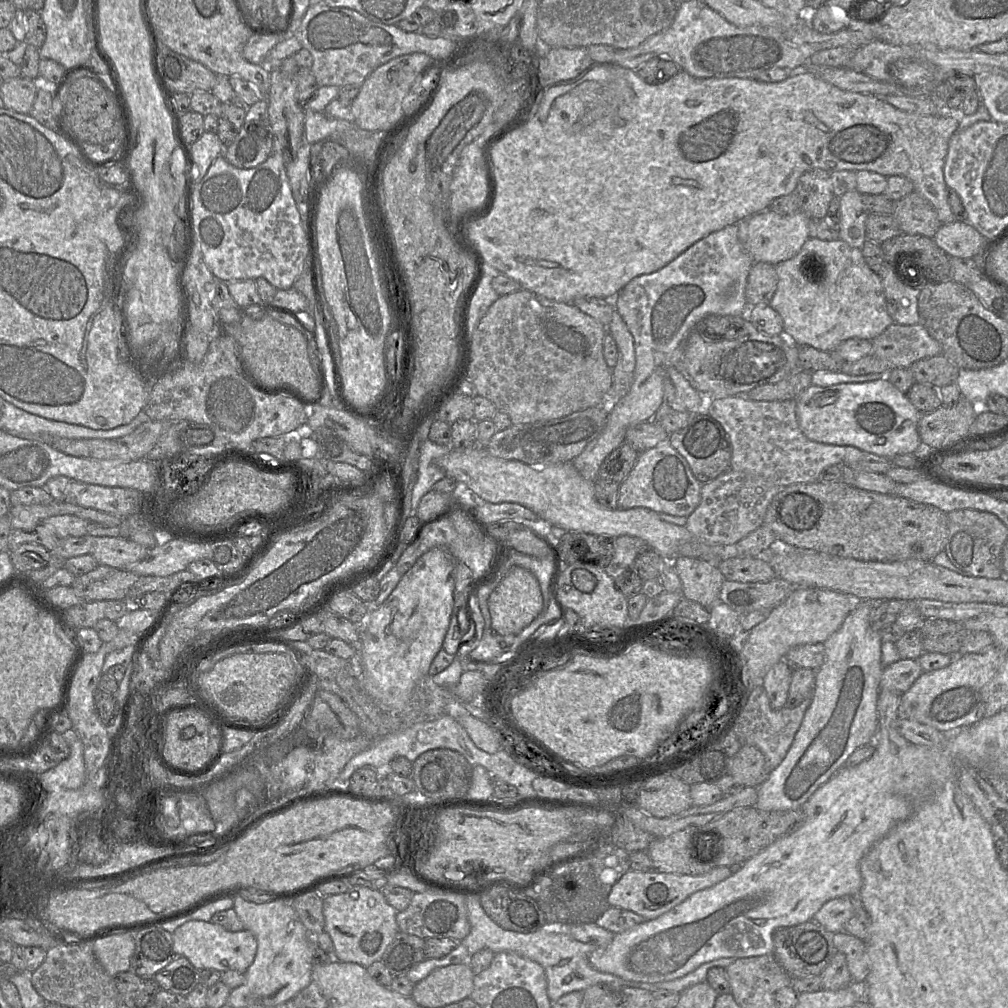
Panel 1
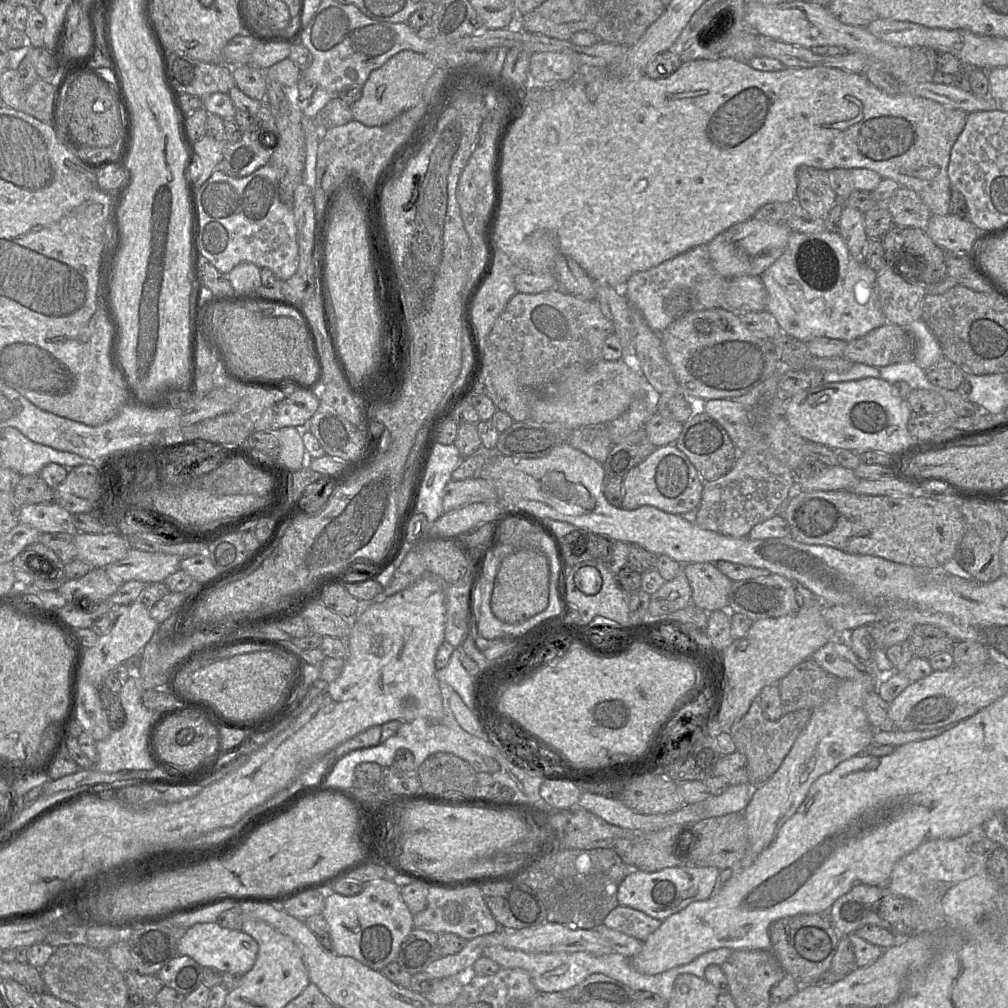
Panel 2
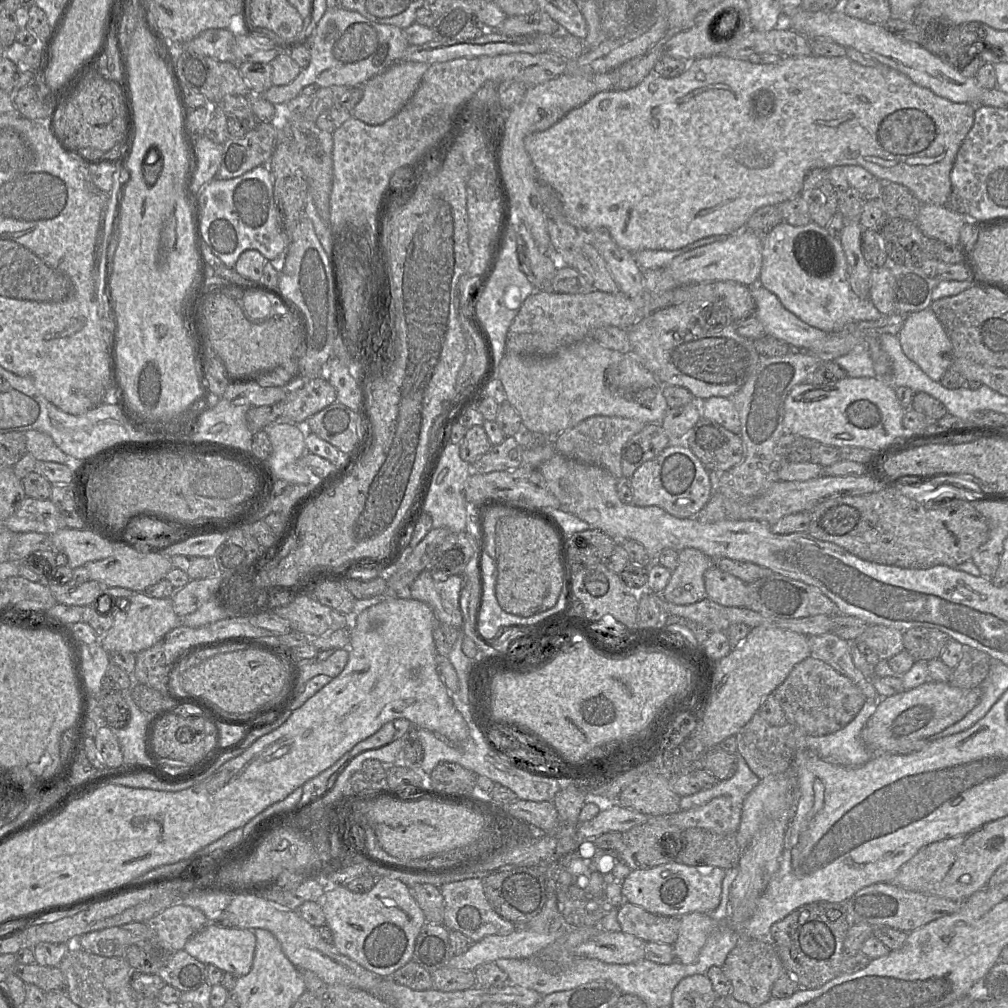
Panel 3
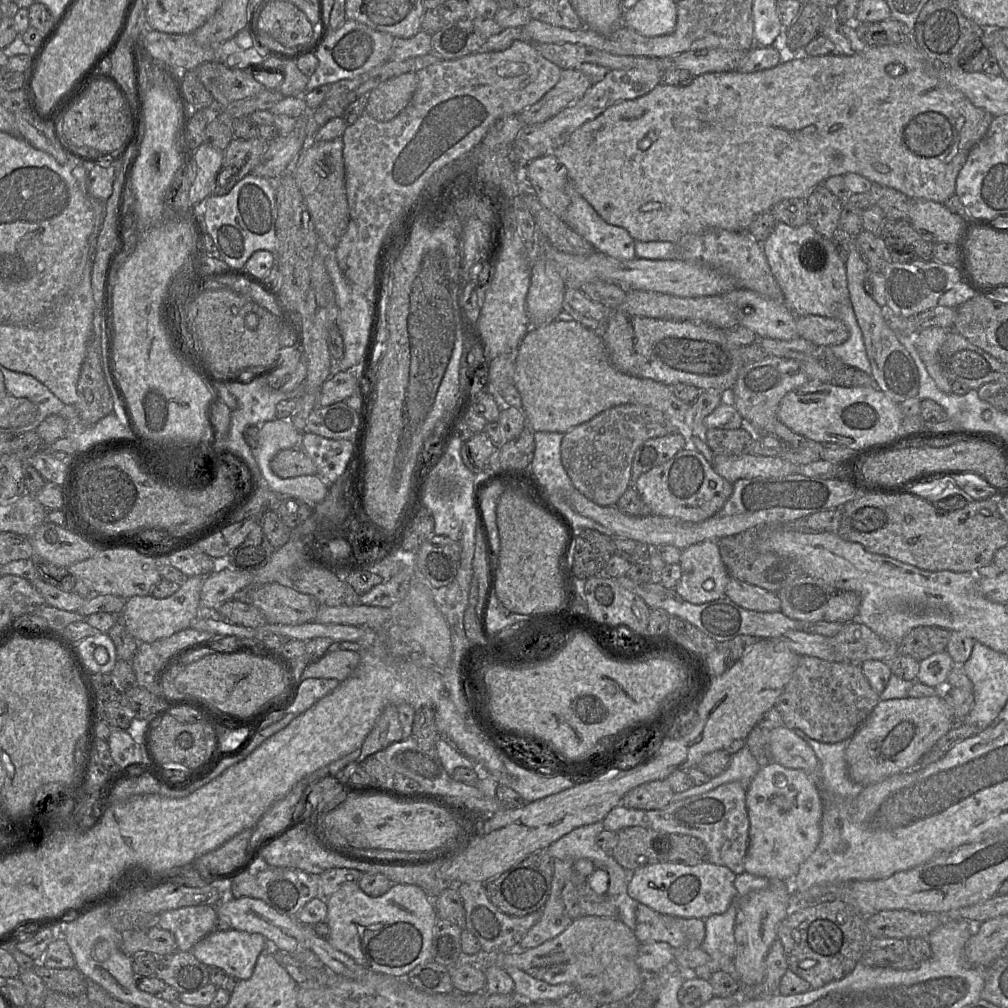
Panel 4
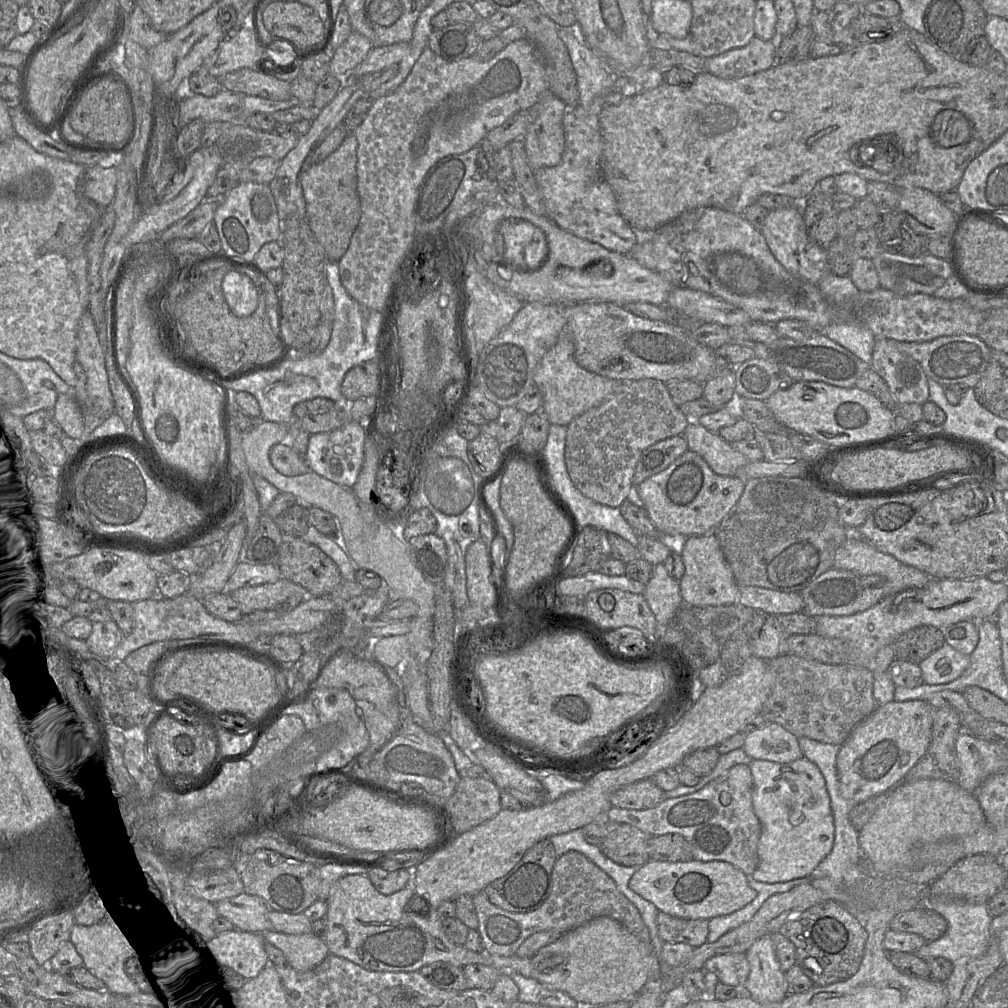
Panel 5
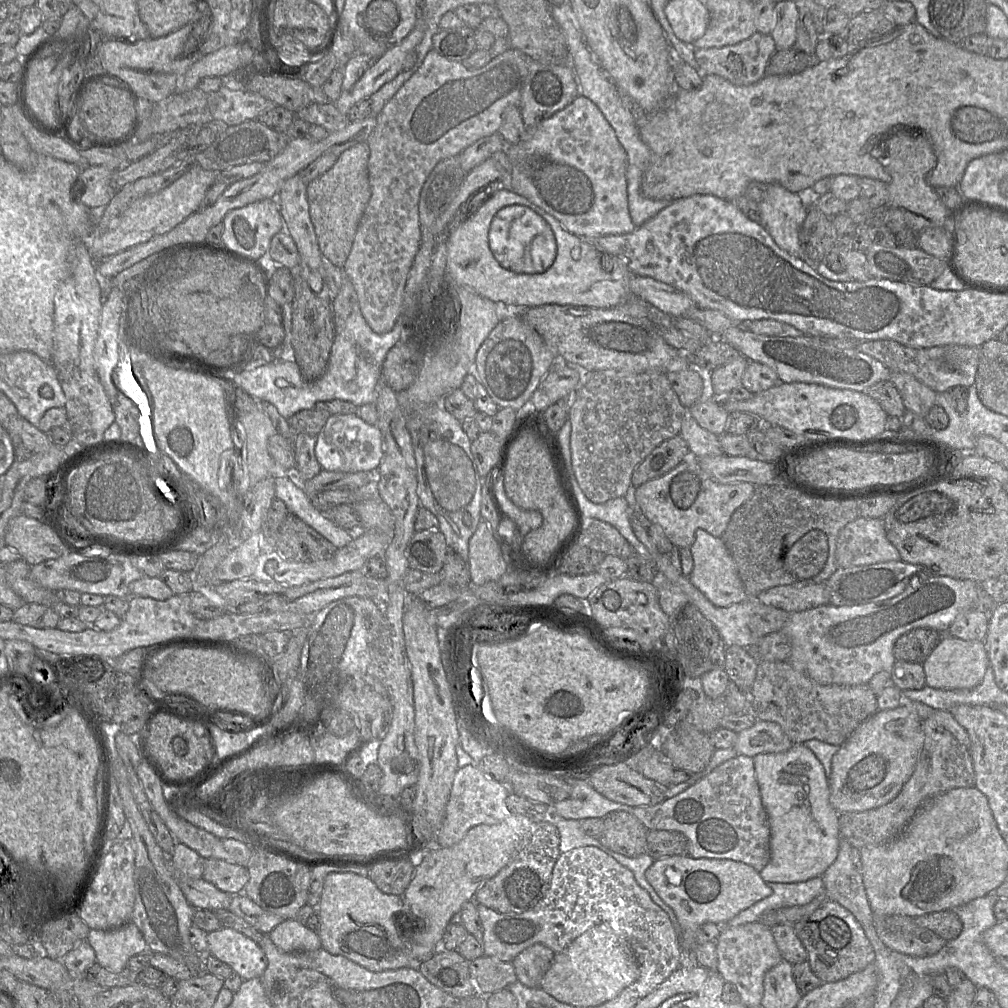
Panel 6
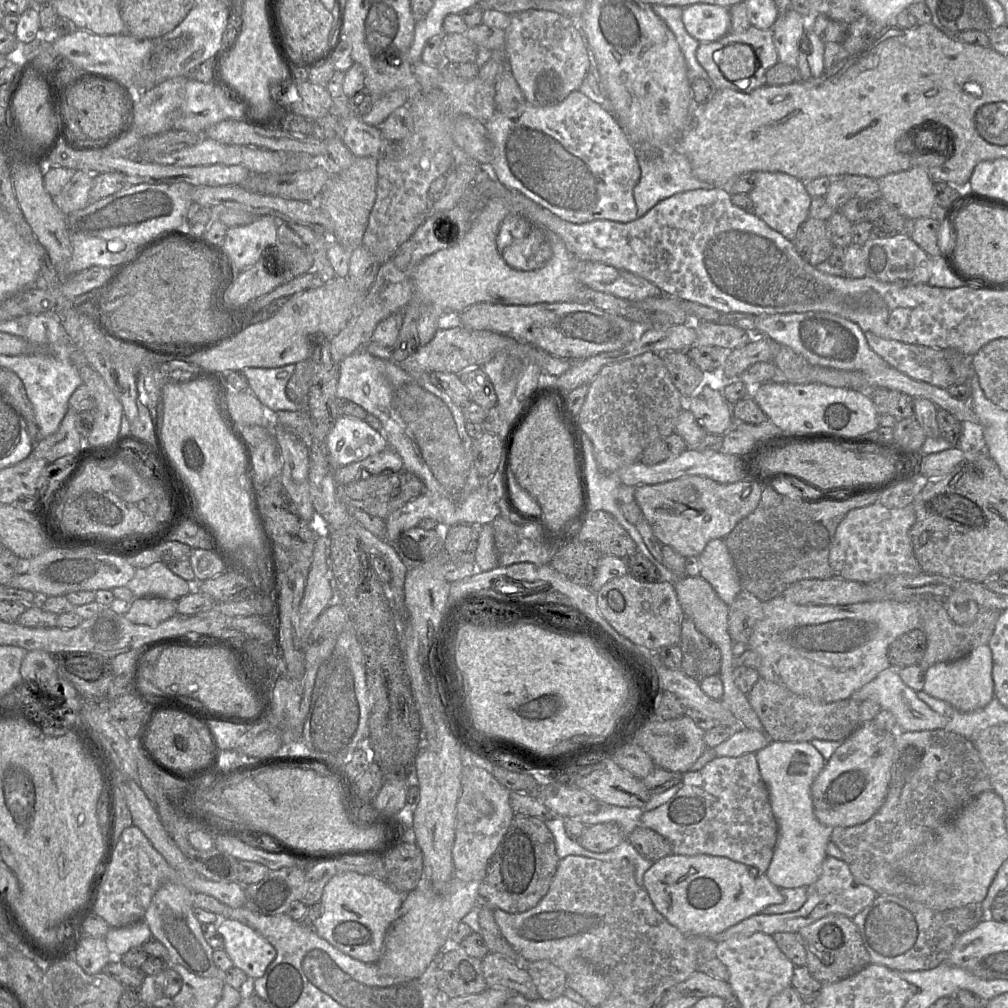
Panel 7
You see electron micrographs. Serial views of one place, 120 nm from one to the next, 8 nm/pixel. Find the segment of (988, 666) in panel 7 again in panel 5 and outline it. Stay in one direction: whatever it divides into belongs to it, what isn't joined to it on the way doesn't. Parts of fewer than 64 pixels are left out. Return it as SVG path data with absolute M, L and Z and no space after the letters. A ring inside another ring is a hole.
M945 643L918 664L923 681L929 685L947 684L960 677L970 664L970 656Z

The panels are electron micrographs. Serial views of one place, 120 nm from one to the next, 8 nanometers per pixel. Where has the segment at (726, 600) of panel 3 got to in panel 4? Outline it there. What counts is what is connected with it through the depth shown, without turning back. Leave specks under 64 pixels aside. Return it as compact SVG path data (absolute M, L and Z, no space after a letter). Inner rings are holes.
M730 577L725 596L738 606L757 612L778 612L781 601L776 593Z

